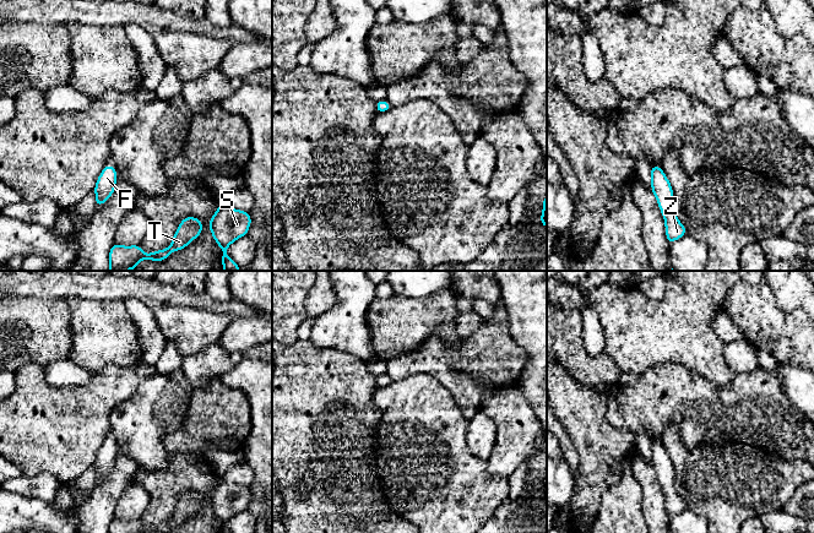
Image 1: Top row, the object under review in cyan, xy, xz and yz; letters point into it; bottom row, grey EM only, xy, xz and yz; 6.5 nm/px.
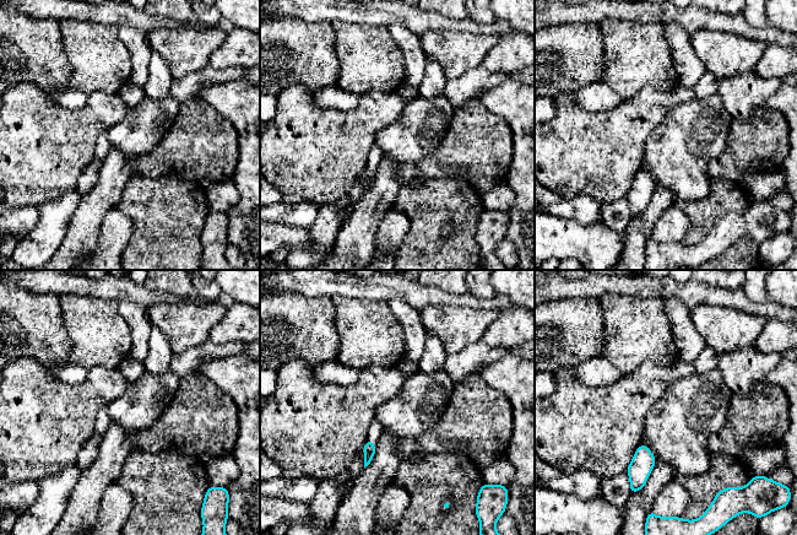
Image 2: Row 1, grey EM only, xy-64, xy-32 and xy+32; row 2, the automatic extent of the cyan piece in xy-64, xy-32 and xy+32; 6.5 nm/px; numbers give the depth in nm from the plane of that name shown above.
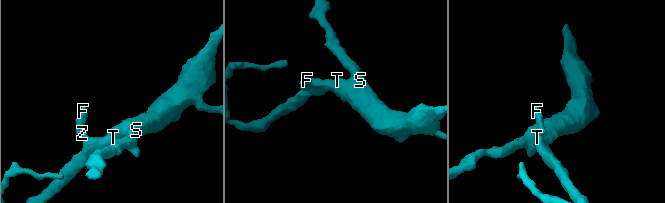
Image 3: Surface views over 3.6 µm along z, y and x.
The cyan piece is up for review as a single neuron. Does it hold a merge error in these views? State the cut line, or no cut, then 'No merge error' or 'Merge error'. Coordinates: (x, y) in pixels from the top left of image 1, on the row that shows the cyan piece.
No split. No merge error

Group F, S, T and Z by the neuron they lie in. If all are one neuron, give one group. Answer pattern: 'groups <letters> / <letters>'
groups F S T Z

